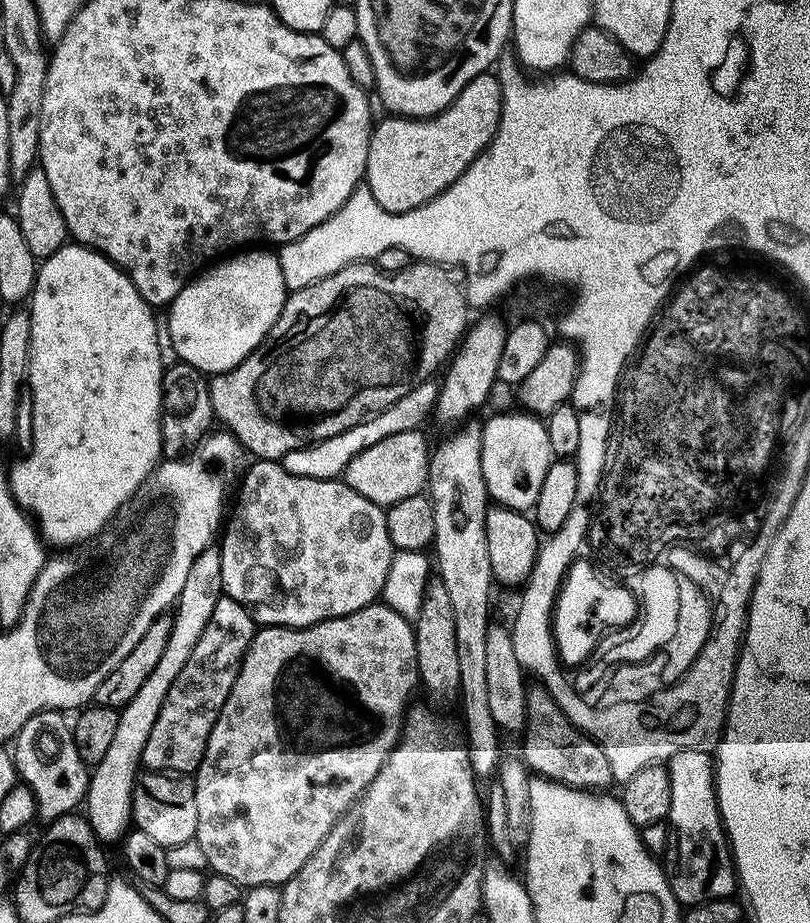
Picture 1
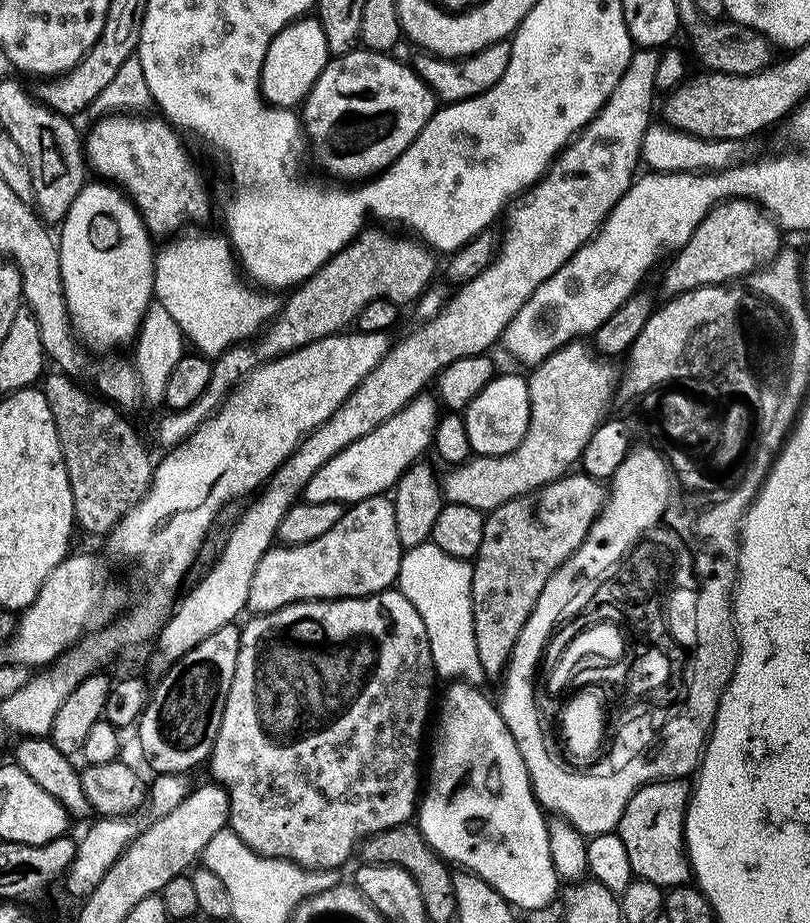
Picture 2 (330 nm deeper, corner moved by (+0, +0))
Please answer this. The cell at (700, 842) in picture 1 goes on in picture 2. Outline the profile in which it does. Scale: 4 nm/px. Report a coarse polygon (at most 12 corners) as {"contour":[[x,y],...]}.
{"contour":[[642,786],[618,835],[633,877],[665,890],[689,883],[690,788]]}

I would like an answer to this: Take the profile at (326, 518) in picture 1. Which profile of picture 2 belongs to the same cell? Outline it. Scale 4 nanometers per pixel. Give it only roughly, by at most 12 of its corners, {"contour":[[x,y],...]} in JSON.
{"contour":[[391,499],[359,500],[322,538],[273,546],[247,611],[391,589]]}

